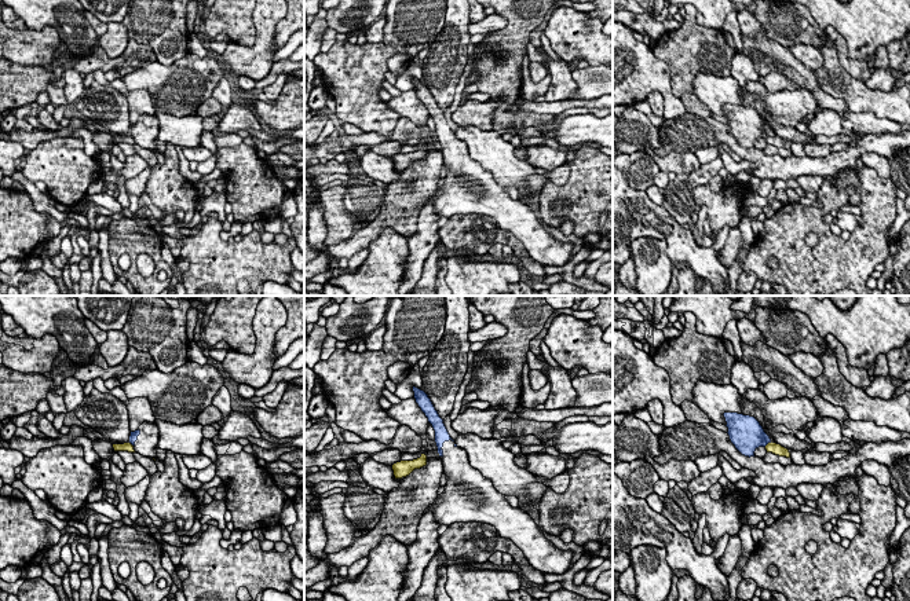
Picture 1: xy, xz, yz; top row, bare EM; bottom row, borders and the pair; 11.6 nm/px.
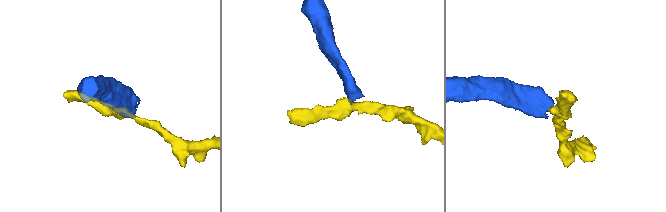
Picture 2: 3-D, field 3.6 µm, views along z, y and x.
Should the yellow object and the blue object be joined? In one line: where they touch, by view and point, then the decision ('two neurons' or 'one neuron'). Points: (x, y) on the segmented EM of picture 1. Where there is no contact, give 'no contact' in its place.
contact yz (768, 443); two neurons

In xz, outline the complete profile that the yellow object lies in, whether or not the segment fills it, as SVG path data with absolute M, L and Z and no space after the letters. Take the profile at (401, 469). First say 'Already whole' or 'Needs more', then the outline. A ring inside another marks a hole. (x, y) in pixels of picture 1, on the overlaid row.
Already whole. M421 454L420 458L413 461L401 461L392 465L395 479L409 476L414 469L420 469L427 465L427 455Z

